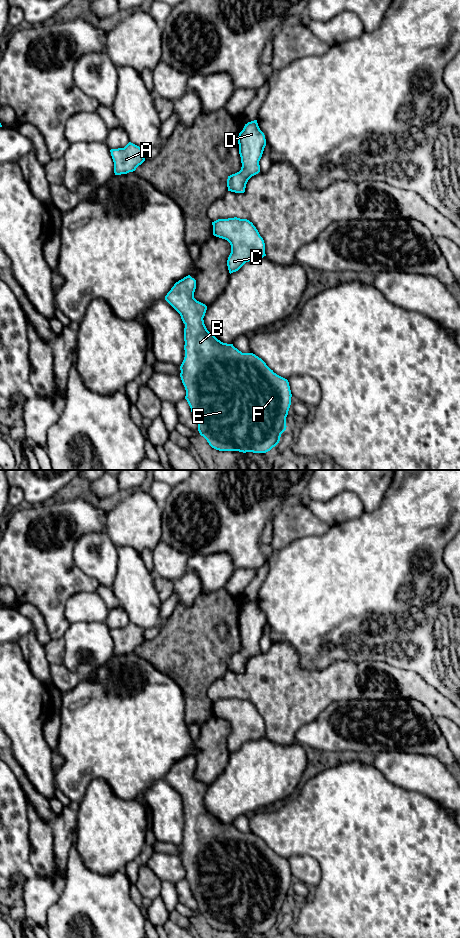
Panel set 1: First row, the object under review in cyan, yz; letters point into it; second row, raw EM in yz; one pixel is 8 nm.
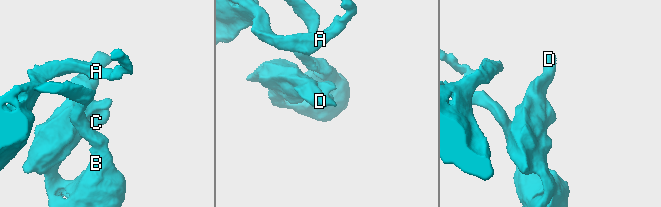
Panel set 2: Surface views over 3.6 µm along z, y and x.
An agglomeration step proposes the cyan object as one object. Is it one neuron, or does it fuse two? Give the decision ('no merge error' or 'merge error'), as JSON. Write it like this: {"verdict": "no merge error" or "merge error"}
{"verdict": "no merge error"}

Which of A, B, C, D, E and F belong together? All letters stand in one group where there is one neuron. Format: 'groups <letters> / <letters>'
groups A B C D E F

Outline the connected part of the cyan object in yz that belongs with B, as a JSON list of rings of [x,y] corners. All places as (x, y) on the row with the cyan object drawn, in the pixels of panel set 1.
[[[190,275],[184,277],[174,284],[171,290],[165,296],[165,300],[180,314],[183,323],[185,324],[184,328],[184,350],[185,357],[180,366],[180,377],[182,383],[186,390],[185,399],[187,400],[191,412],[198,424],[198,431],[201,436],[203,436],[209,445],[219,451],[239,451],[239,452],[253,452],[253,453],[266,453],[270,451],[273,447],[275,447],[279,441],[281,434],[286,430],[286,417],[288,415],[288,411],[291,405],[291,390],[289,386],[289,382],[287,379],[277,375],[271,370],[266,363],[256,356],[253,353],[242,353],[237,348],[233,346],[233,344],[223,343],[218,340],[213,334],[211,334],[205,324],[204,324],[204,316],[207,310],[207,306],[194,298],[194,292],[196,289],[196,280],[192,278]]]

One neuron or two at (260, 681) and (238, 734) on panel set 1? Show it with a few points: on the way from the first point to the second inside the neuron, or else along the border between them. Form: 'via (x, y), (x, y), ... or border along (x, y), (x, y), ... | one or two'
via (260, 694), (249, 721) | one

